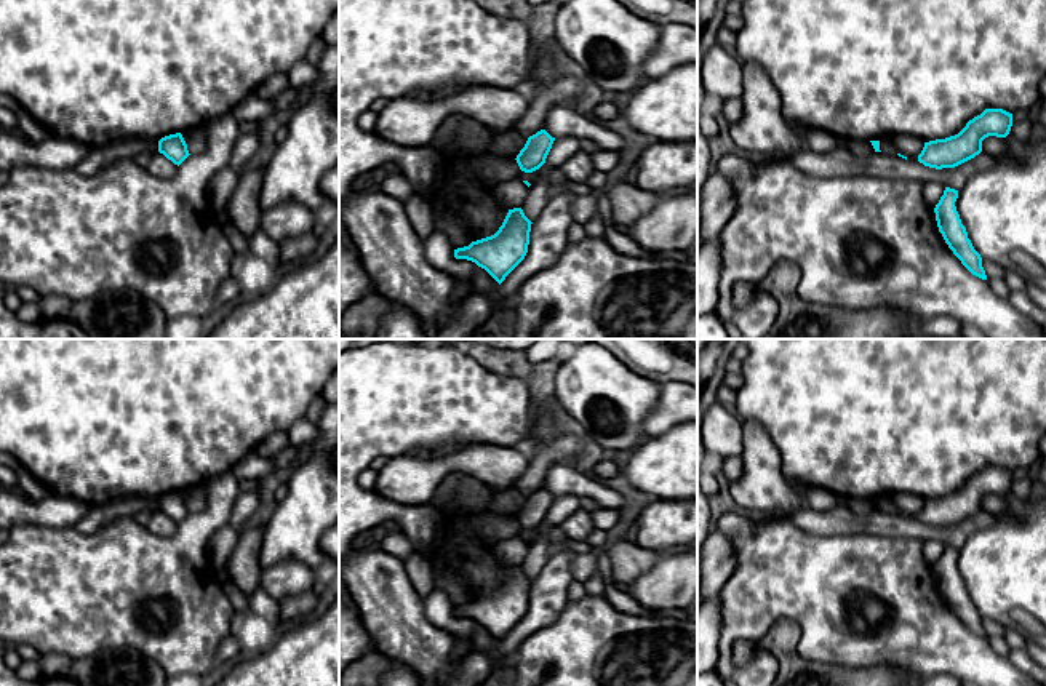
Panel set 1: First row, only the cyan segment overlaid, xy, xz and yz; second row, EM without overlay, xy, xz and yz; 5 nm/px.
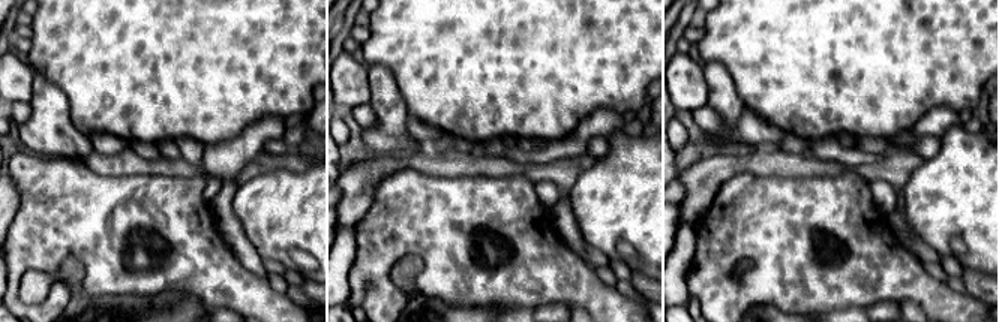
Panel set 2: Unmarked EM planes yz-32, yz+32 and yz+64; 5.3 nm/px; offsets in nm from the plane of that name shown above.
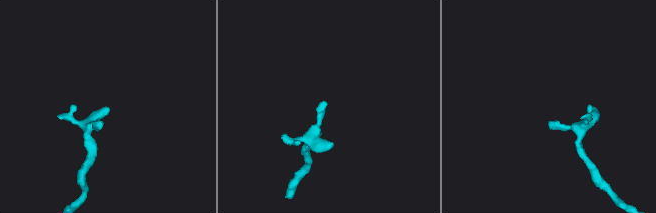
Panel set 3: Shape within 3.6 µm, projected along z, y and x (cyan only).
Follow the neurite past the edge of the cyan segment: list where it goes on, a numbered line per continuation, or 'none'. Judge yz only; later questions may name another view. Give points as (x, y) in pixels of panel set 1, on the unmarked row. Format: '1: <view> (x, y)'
none

